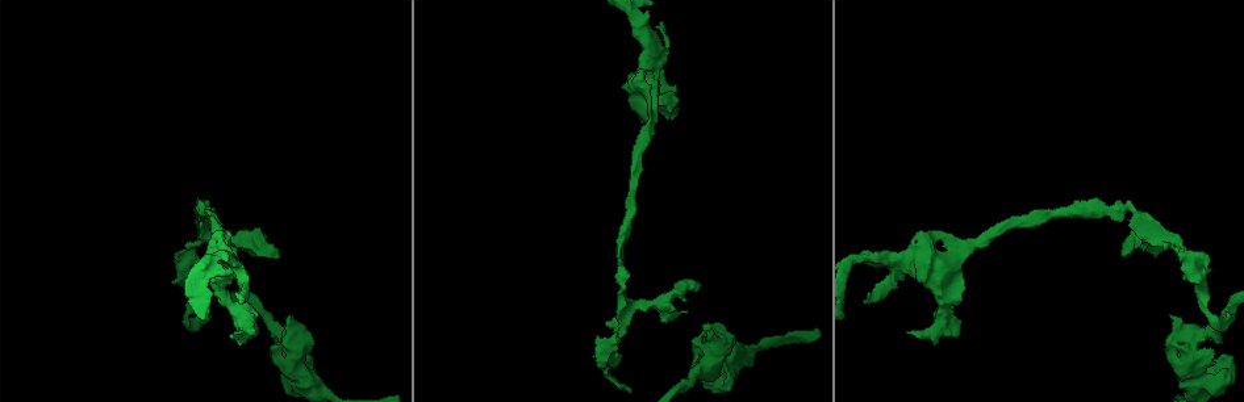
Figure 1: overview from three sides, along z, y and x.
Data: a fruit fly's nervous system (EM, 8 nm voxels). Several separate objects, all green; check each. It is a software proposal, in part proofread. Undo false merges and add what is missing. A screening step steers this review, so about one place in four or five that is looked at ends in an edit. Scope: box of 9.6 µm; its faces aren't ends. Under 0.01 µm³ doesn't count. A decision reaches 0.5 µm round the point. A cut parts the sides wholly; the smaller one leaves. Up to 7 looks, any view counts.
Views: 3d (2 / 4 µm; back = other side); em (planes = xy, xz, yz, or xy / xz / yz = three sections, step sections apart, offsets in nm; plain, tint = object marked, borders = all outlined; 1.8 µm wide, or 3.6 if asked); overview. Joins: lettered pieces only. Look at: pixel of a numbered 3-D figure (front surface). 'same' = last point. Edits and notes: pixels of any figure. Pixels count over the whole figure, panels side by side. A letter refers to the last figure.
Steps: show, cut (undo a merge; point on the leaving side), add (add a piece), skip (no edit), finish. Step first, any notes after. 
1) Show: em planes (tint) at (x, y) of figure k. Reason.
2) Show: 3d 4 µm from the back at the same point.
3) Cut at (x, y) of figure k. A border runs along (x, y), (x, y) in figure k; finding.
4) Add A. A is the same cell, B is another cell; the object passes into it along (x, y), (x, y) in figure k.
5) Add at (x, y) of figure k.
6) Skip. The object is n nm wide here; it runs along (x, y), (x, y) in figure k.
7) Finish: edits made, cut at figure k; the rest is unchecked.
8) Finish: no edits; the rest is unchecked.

Show: 3d 4 µm at (661, 86) of figure 1. Sharp bend.

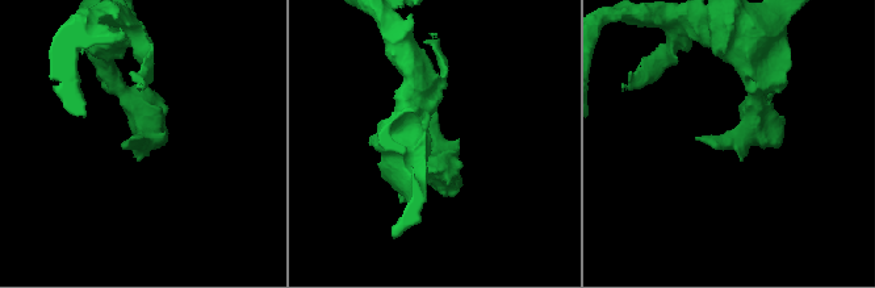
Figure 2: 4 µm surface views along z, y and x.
Show: em yz step 4 (tint) at (729, 141) of figure 2. Need the tissue.

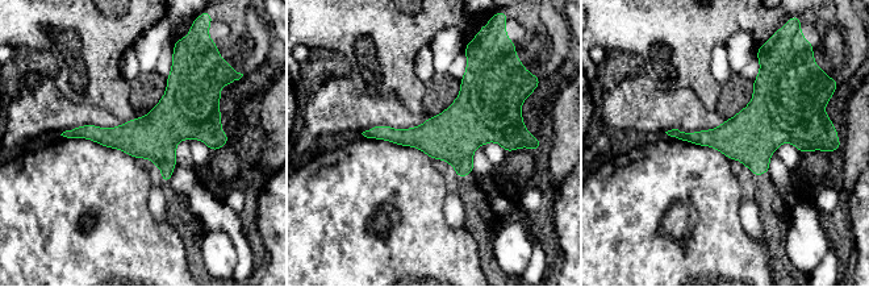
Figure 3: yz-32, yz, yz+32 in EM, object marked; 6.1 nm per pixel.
Show: em planes (borders) at the same point.

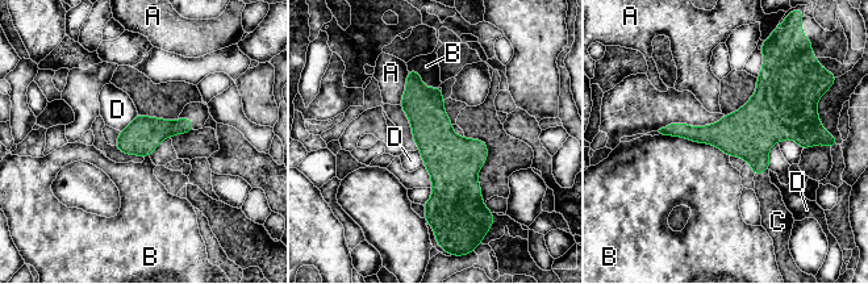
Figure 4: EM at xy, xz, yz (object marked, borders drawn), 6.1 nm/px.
Add C. The object is 220 nm wide here; C is the same cell, A, B and D are other cells; the object passes into it along (750, 133), (760, 172), (772, 209) in figure 4; the cell continues.

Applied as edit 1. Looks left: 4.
Show: overview.

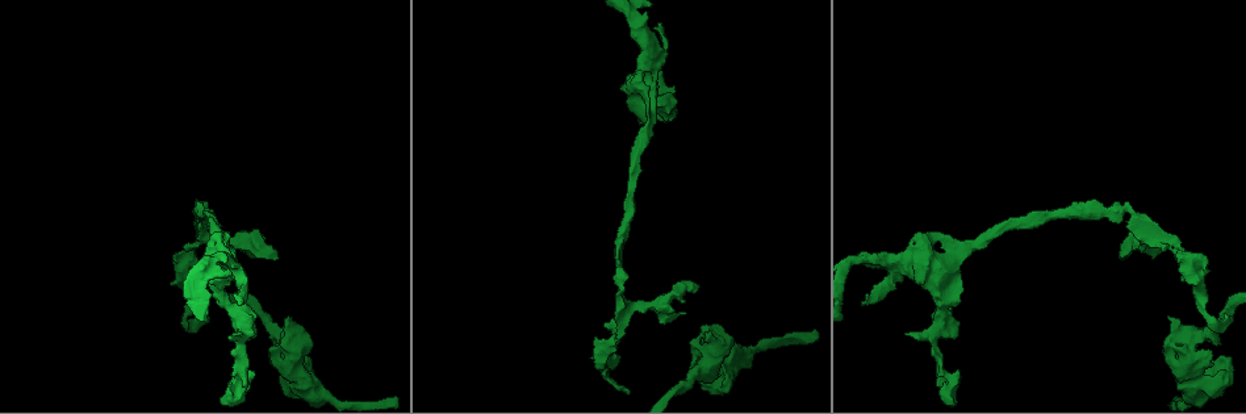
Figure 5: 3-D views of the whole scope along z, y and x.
Show: em yz step 16 (borders) at (1212, 364) of figure 5. An open end.

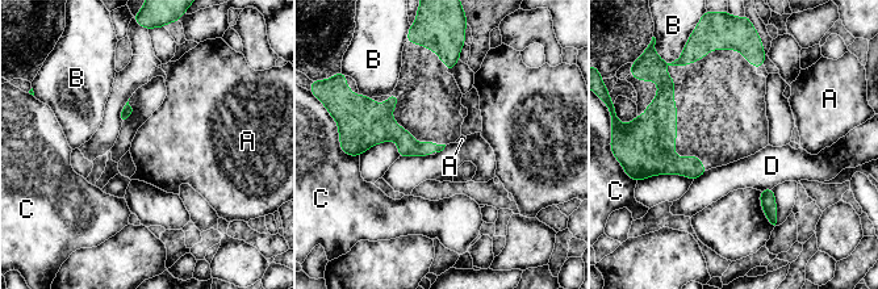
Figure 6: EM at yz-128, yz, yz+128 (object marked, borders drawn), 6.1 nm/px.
Show: em planes (borders) at the same point. Another direction.

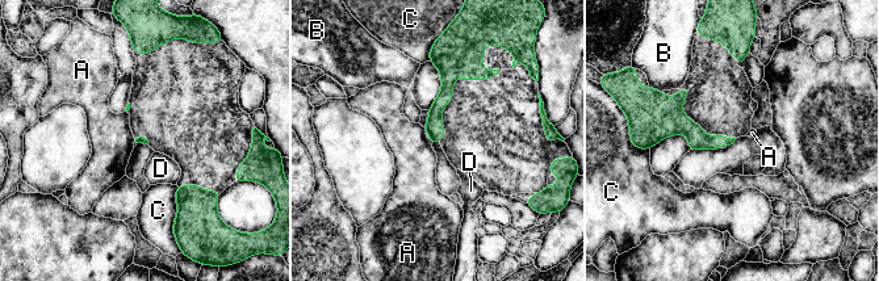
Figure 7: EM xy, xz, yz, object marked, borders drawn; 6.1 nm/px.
Skip. The longest contact is with C, 260 nm; A, B, C and D are other cells; no lettered piece goes on from it.

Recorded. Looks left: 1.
Finish: edits made, add at figure 4; the rest is unchecked.

